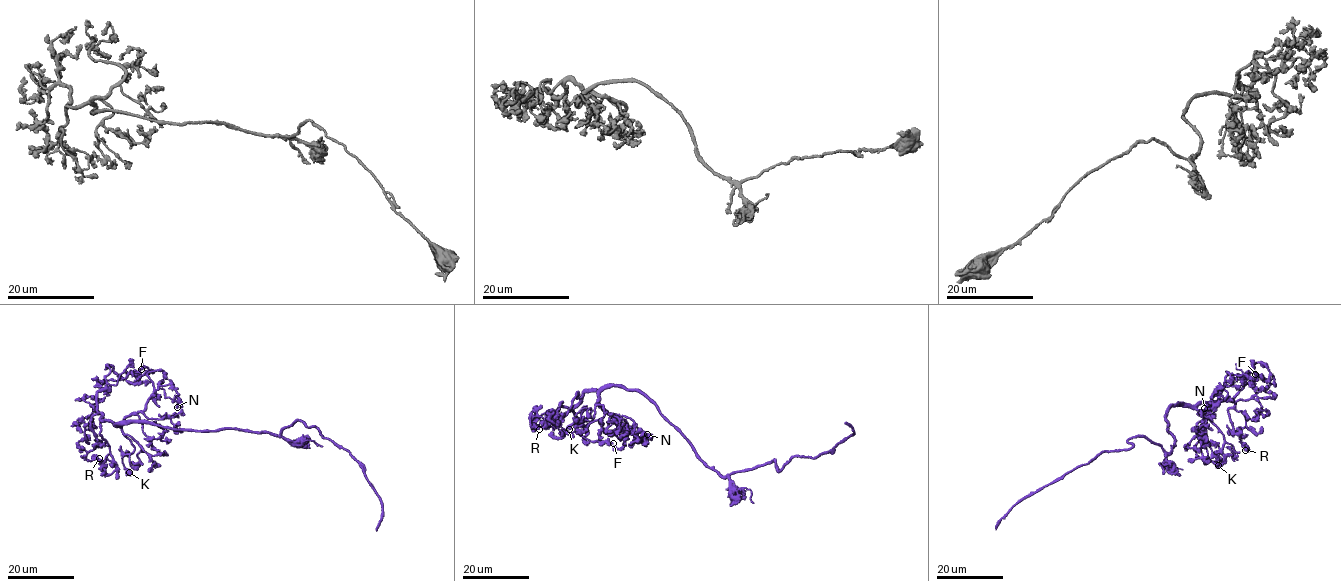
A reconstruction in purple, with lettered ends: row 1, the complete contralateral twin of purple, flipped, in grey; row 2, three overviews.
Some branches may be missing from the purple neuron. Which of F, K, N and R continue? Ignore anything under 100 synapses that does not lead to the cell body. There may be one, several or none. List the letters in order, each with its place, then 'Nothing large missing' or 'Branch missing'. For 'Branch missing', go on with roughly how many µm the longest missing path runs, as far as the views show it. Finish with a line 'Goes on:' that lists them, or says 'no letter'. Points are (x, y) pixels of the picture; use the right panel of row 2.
F: Place: (1255, 374). Nothing large missing
K: Place: (1218, 465). Nothing large missing
N: Place: (1204, 408). Nothing large missing
R: Place: (1245, 450). Nothing large missing
Goes on: no letter

